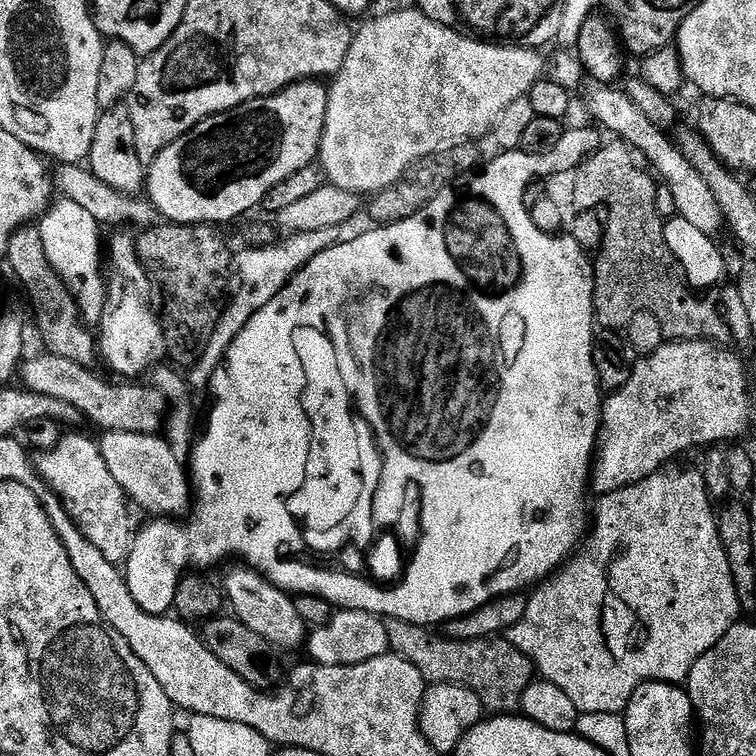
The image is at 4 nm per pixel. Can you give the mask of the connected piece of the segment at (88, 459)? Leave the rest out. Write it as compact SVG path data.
M65 435L57 448L39 453L34 467L40 473L41 480L64 504L68 516L84 537L102 552L102 558L111 564L123 565L128 559L129 545L134 535L134 528L128 525L130 501L118 482L114 482L97 441L87 440L84 436Z

